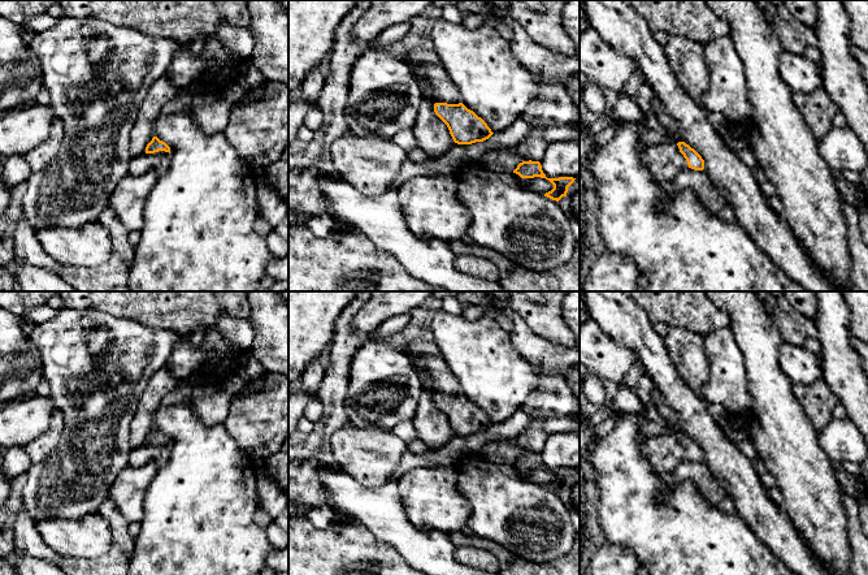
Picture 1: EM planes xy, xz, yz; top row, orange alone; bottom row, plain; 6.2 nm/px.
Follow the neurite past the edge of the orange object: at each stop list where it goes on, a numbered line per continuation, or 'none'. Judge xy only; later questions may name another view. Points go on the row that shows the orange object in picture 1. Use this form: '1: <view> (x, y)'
1: xy (159, 163)

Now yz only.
1: yz (664, 160)

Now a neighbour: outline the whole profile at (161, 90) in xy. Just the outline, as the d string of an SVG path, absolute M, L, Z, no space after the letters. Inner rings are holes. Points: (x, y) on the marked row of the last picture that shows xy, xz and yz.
M166 75L157 78L151 85L131 127L129 138L129 152L131 159L146 152L147 144L155 137L152 125L161 114L164 105L175 94L177 90Z

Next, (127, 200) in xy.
M157 174L126 176L113 190L108 206L129 230L142 230L146 199L157 181Z

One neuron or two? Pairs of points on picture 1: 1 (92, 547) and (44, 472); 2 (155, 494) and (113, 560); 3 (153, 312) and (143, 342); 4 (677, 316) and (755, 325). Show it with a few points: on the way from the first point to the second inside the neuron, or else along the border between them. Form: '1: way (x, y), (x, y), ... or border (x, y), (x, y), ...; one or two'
1: border (98, 510), (74, 519), (44, 519); two
2: border (129, 557), (130, 561); two
3: border (120, 316), (178, 334); two
4: border (714, 305), (727, 315), (729, 325); two

